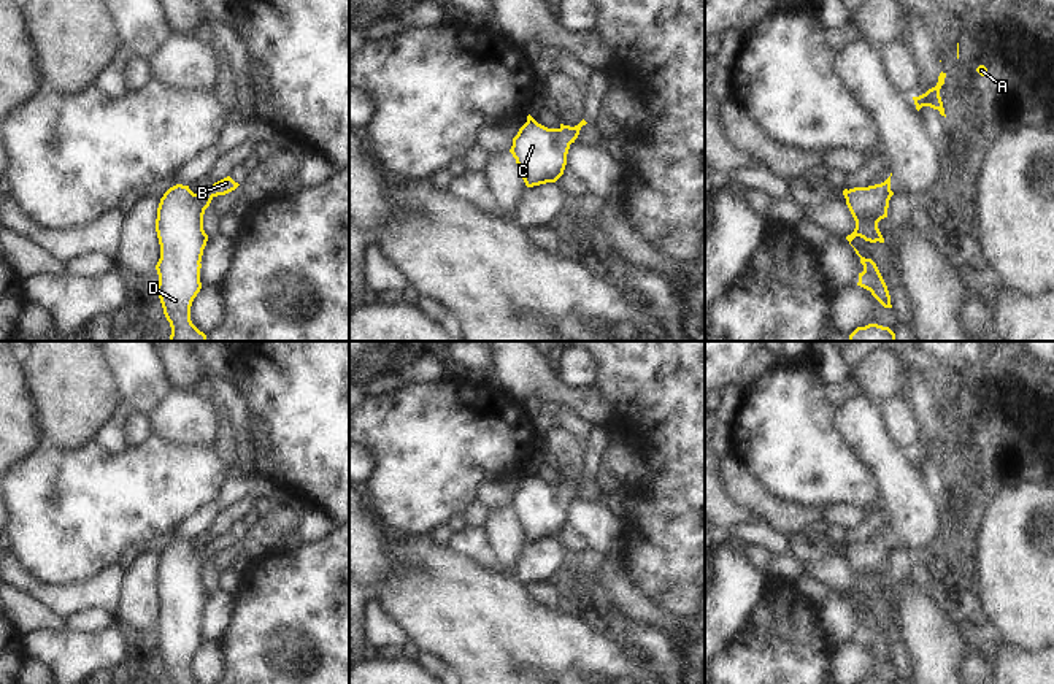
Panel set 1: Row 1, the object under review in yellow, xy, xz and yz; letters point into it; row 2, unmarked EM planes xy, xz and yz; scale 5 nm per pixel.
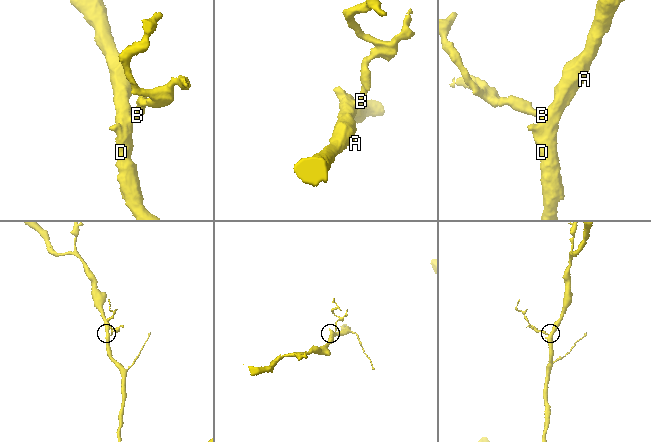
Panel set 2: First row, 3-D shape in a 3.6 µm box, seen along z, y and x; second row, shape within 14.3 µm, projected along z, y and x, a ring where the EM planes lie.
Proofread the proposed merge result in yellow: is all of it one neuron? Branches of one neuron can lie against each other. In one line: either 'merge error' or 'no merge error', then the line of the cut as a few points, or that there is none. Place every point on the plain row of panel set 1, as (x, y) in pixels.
no merge error; no cut

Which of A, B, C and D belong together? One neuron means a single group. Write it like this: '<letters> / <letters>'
A B C D

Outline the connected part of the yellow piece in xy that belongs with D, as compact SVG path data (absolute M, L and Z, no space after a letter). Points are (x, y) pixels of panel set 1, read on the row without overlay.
M230 532L202 549L176 540L160 554L156 574L160 600L157 649L171 684L197 684L190 676L190 662L202 644L200 617L208 597L203 570L214 552L238 541Z

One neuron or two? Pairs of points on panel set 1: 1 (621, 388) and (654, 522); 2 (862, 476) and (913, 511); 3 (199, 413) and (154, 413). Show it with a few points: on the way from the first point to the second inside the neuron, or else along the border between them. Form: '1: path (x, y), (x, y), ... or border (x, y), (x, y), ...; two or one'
1: path (656, 415), (664, 422), (664, 488); one
2: border (859, 457), (878, 480), (881, 505); two
3: path (188, 413), (165, 413); one

